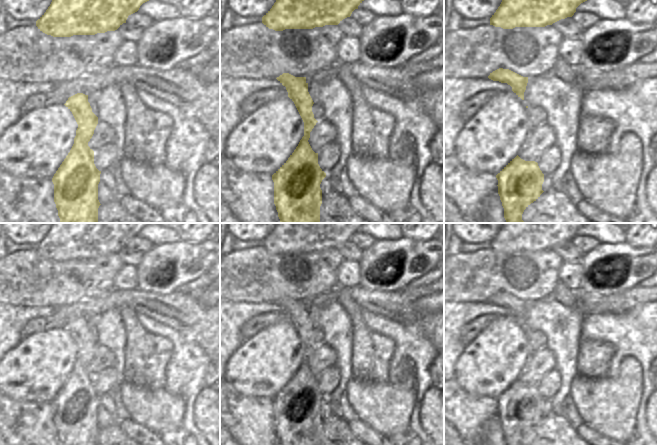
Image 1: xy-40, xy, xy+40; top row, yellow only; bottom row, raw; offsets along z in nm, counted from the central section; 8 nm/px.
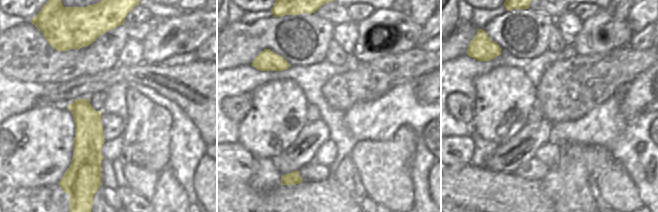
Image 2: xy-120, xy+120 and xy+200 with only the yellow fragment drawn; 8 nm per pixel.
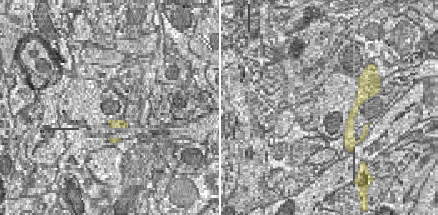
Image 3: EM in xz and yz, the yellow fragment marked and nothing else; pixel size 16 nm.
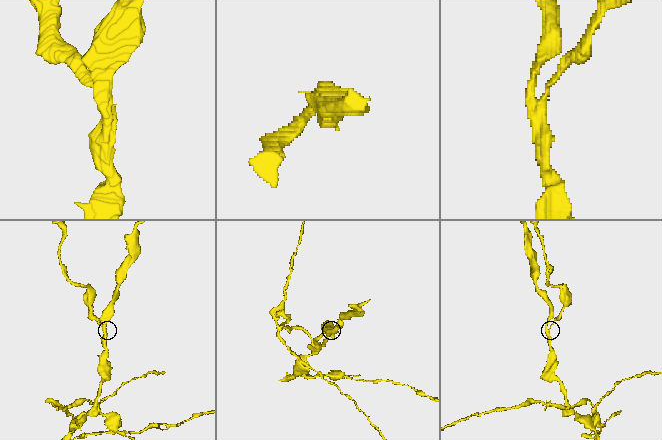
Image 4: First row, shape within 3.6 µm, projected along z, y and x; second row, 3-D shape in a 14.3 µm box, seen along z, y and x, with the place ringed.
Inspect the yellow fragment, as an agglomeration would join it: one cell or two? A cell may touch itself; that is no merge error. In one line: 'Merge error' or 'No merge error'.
Merge error

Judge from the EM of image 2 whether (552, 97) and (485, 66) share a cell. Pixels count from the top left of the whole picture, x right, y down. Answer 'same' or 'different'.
different

